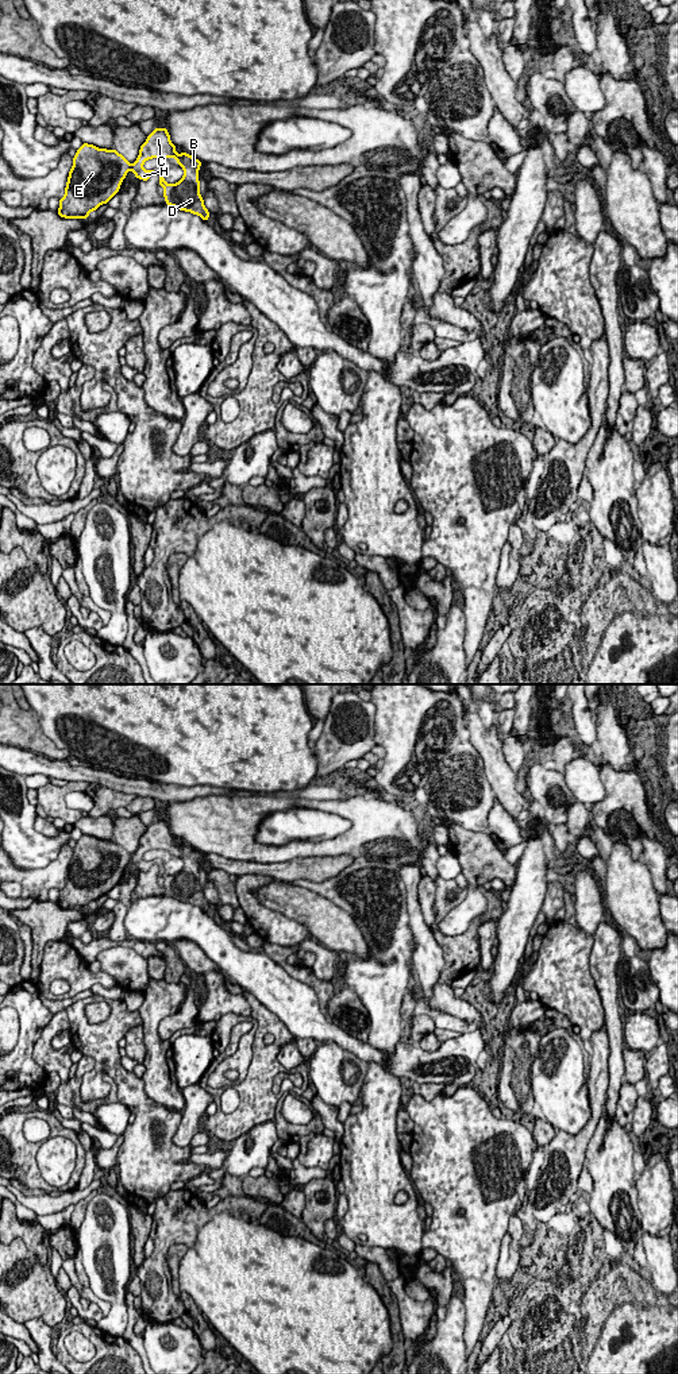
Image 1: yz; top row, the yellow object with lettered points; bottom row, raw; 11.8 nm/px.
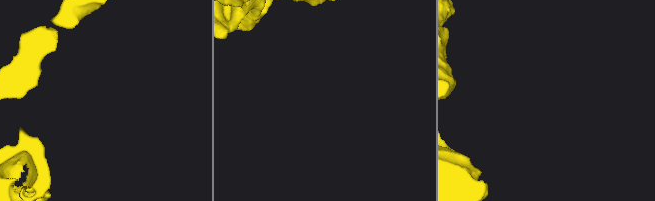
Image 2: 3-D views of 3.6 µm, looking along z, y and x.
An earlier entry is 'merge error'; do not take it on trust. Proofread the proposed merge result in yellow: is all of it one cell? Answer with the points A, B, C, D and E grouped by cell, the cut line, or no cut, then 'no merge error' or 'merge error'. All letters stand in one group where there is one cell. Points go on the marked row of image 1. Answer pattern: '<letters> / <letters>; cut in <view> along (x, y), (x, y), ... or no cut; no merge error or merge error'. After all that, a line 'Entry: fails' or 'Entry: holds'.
A B C D / E; cut in yz along (133, 165), (130, 169); merge error
Entry: holds

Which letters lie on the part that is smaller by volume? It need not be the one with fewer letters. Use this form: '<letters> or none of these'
E

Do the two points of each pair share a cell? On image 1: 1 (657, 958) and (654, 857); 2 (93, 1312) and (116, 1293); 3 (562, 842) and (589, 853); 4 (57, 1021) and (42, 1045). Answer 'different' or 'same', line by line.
1: different
2: different
3: different
4: same

